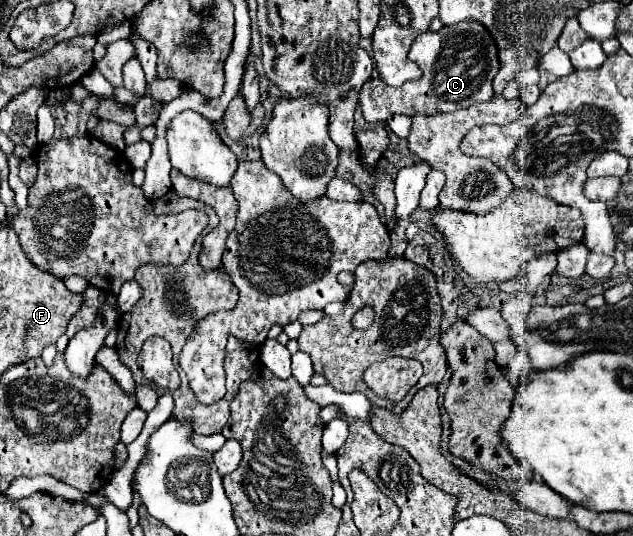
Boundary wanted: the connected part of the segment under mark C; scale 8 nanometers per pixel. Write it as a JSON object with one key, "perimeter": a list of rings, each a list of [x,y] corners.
{"perimeter":[[[475,20],[443,26],[439,32],[419,34],[411,44],[409,58],[421,68],[419,80],[409,80],[401,88],[389,88],[379,77],[363,84],[359,104],[367,122],[385,122],[395,114],[433,116],[435,112],[455,112],[459,108],[469,108],[475,102],[487,102],[493,98],[491,82],[499,70],[497,44],[489,36],[487,28]]]}

